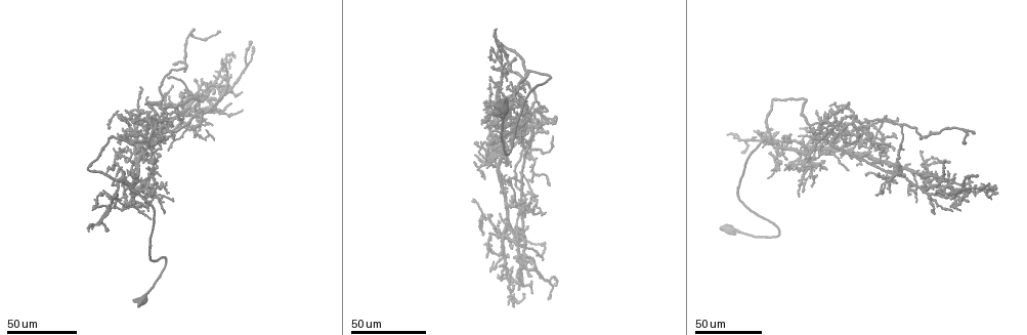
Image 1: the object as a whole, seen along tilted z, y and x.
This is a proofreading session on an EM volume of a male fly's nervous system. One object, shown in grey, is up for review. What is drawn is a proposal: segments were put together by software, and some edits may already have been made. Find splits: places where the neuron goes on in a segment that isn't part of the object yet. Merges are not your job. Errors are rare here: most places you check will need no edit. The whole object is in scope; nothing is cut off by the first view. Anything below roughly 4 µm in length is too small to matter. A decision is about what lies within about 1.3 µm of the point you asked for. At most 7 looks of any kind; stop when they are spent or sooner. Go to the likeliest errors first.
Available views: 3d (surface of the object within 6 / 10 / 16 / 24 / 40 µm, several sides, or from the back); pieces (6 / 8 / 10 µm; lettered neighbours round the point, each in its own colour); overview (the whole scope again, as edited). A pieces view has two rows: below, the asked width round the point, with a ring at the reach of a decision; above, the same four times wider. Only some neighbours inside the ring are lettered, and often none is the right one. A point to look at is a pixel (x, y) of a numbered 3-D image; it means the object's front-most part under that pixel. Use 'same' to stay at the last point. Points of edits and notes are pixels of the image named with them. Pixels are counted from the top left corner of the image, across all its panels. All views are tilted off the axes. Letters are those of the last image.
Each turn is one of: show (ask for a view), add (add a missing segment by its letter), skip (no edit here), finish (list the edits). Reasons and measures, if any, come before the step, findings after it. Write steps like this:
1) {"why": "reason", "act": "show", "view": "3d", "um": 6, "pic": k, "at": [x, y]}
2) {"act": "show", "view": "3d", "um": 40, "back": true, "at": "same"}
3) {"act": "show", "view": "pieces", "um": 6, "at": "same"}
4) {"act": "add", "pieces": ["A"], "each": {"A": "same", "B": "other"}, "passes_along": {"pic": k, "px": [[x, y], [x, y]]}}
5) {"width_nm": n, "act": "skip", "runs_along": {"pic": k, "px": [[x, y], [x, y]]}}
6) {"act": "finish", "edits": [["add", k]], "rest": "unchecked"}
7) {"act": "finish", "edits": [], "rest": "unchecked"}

{"why": "free end", "act": "show", "view": "3d", "um": 40, "pic": 1, "at": [533, 140]}

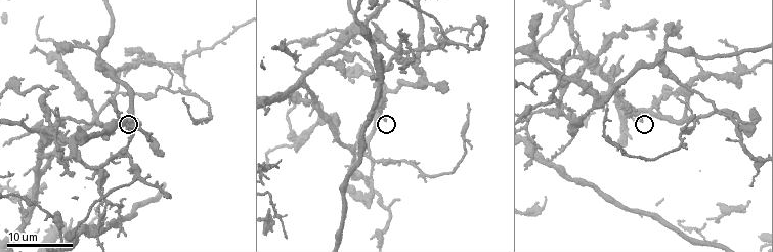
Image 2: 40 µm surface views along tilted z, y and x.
{"why": "what lies round it", "act": "show", "view": "pieces", "um": 10, "pic": 2, "at": [386, 121]}

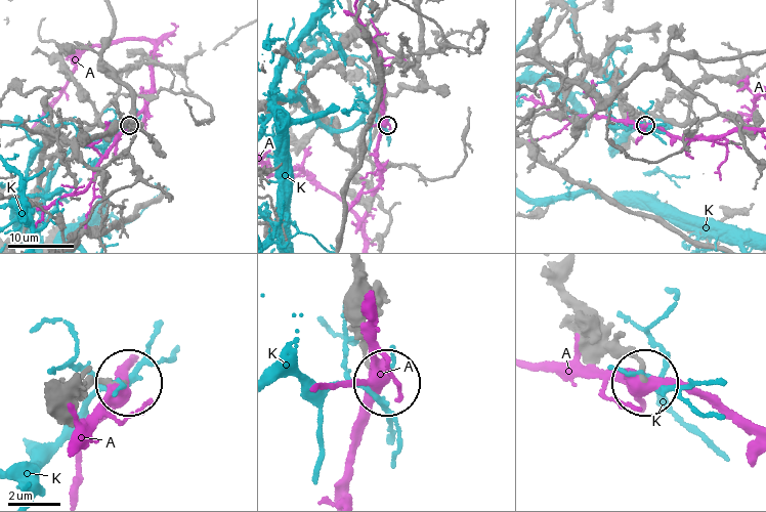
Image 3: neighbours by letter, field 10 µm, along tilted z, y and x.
{"width_nm": 180, "act": "skip", "each": {"A": "other", "K": "other"}, "runs_along": {"pic": 3, "px": [[566, 282], [573, 299], [596, 310], [647, 379]]}, "found": "none of them fits"}

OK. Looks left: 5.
{"why": "tapers out", "act": "show", "view": "3d", "um": 24, "pic": 1, "at": [789, 134]}

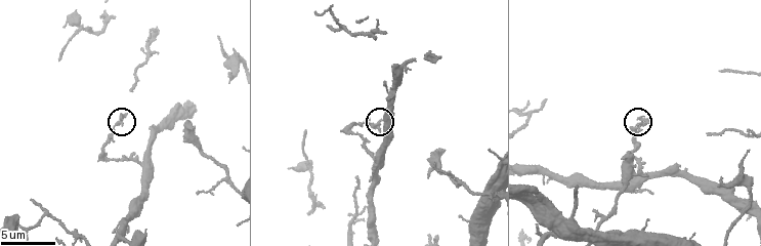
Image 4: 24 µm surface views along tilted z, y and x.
{"act": "show", "view": "3d", "um": 10, "pic": 4, "at": [379, 130]}

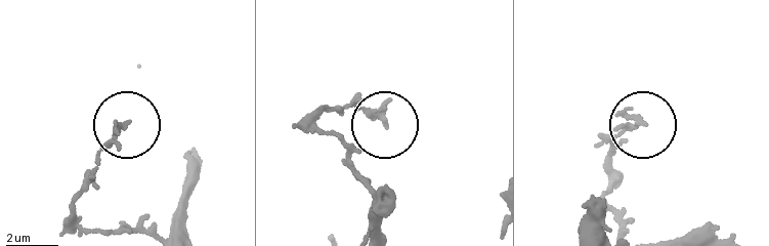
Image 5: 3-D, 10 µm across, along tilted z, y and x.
{"act": "show", "view": "pieces", "um": 10, "pic": 5, "at": [130, 122]}

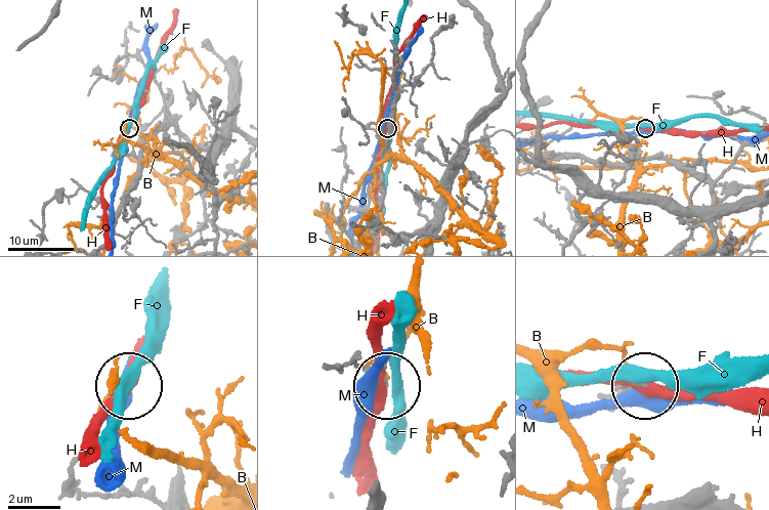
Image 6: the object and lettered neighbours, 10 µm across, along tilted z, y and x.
{"act": "skip", "each": {"B": "other", "F": "other", "H": "other", "M": "other"}, "runs_along": {"pic": 6, "px": [[336, 366], [357, 365], [385, 381]]}, "found": "no lettered segment goes on from it"}

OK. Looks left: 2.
{"why": "end of a long branch", "act": "show", "view": "3d", "um": 40, "pic": 1, "at": [540, 275]}

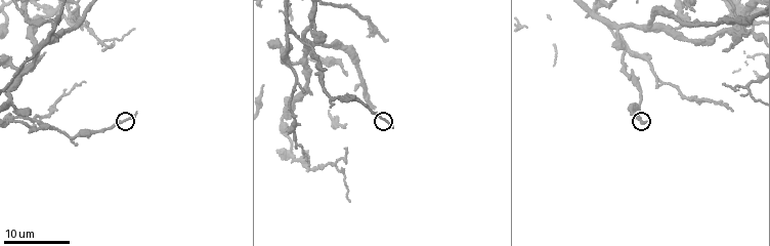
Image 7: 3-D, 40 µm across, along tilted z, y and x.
{"why": "see the neighbours", "act": "show", "view": "pieces", "um": 10, "pic": 7, "at": [646, 121]}

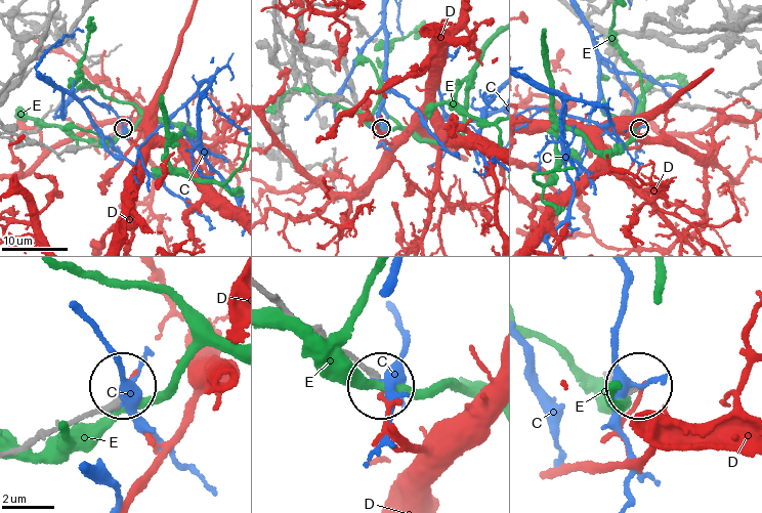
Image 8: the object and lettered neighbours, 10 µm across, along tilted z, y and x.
{"width_nm": 190, "act": "skip", "each": {"C": "other", "D": "other", "E": "other"}, "found": "none of them fits"}

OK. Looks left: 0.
{"act": "finish", "edits": [], "rest": "unchecked"}

